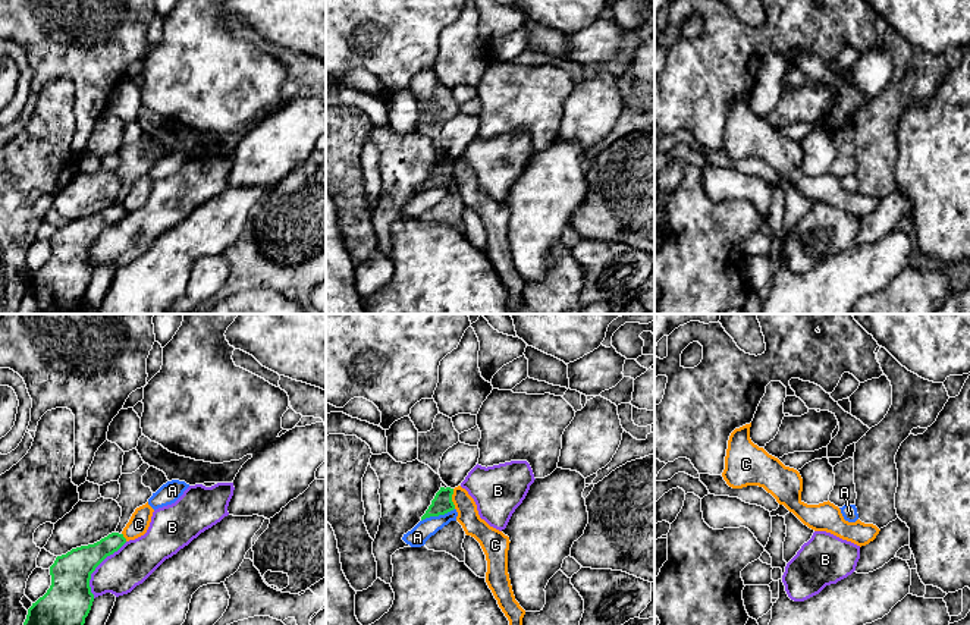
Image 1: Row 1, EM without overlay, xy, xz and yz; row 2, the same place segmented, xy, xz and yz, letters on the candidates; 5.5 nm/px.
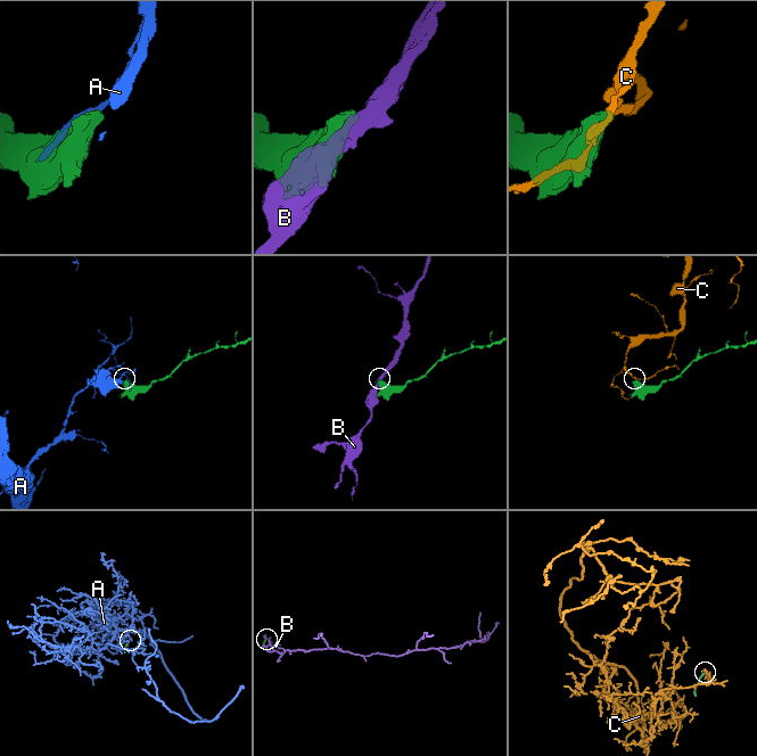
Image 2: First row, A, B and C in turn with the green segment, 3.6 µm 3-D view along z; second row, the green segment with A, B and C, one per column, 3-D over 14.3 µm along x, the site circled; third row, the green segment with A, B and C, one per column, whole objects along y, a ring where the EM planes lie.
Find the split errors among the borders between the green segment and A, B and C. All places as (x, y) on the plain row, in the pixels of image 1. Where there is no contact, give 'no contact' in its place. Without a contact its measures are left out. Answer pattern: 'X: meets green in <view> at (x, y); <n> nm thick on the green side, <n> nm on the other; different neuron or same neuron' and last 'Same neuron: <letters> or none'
A: meets green in xz at (438, 187); 120 nm thick on the green side, 110 nm on the other; different neuron
B: meets green in xy at (96, 238); 260 nm thick on the green side, 220 nm on the other; different neuron
C: meets green in xz at (451, 170); 120 nm thick on the green side, 120 nm on the other; different neuron
Same neuron: none

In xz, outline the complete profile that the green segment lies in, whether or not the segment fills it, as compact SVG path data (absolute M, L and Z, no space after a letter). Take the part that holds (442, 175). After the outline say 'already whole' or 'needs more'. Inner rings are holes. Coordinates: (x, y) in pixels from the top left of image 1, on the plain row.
M440 158L440 161L436 164L434 170L431 172L431 176L426 182L426 185L421 188L421 192L430 188L439 188L445 186L455 180L455 176L452 173L453 160L451 158Z; already whole

